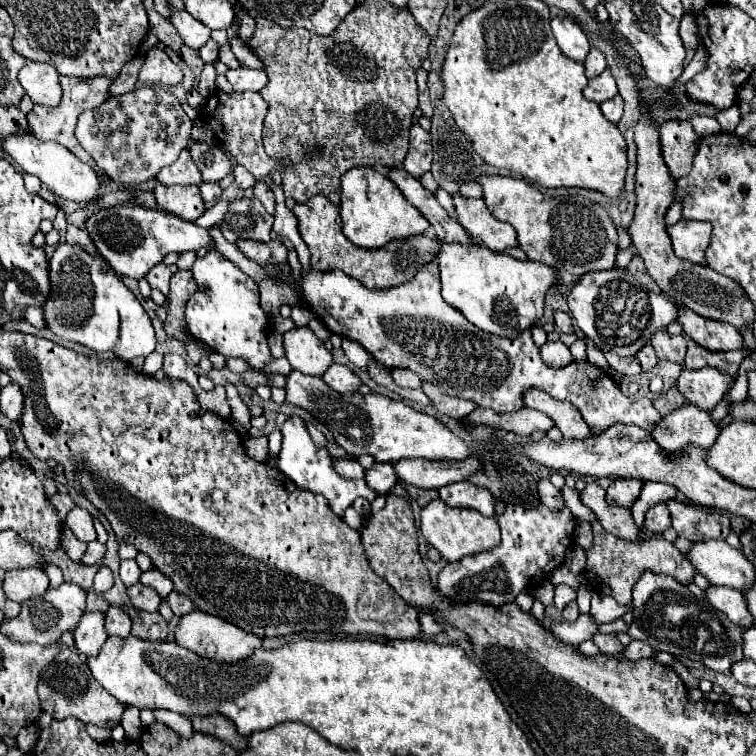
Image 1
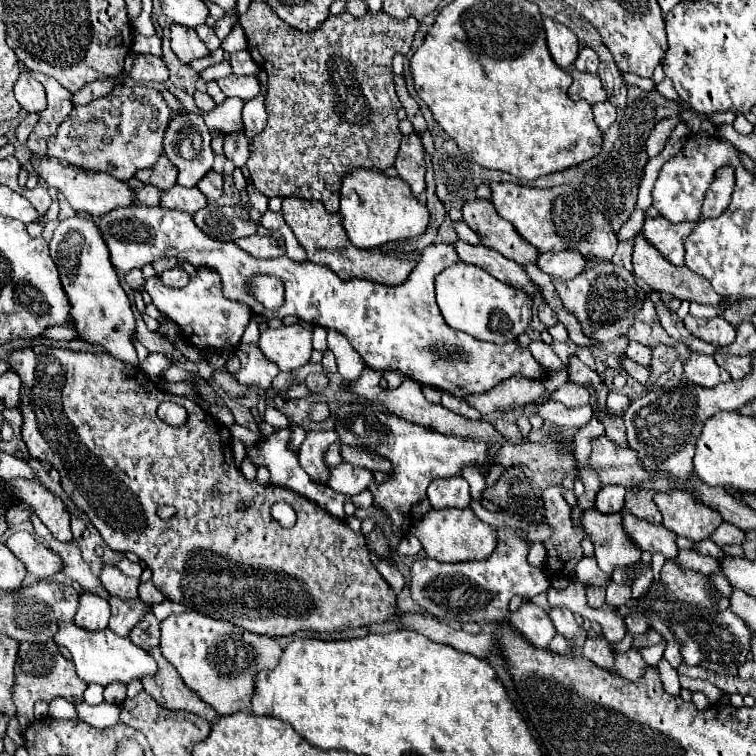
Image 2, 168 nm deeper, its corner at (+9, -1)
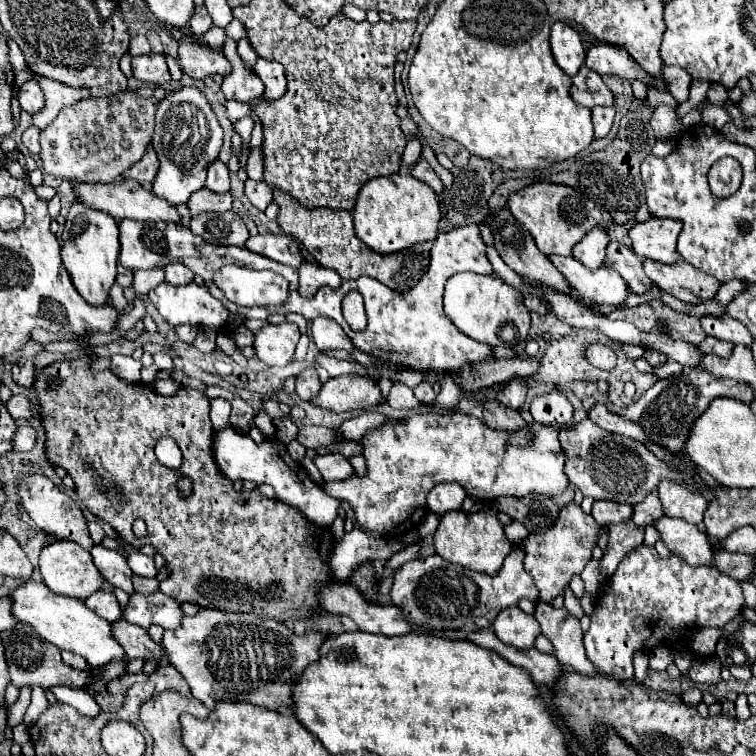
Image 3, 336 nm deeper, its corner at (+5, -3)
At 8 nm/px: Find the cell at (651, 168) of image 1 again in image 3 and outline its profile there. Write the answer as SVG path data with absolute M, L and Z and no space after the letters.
M684 259L672 265L644 261L644 271L662 291L674 295L676 299L688 305L710 301L720 289L720 281L716 277L710 277L708 273L694 269Z

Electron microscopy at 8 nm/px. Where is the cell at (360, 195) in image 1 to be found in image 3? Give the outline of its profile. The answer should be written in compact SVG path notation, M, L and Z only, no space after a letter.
M396 173L388 177L374 177L358 193L352 213L356 235L376 253L396 253L416 243L434 241L438 237L438 195L412 175Z

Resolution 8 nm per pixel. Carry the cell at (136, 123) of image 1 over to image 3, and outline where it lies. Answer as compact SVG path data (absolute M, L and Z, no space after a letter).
M124 91L118 95L110 95L104 99L90 97L86 101L78 101L78 105L70 105L58 113L58 117L48 125L48 129L40 131L40 145L42 145L42 169L44 173L68 181L82 181L82 183L112 183L116 181L126 169L140 161L150 139L154 133L154 113L156 105L152 99L140 97L134 91Z

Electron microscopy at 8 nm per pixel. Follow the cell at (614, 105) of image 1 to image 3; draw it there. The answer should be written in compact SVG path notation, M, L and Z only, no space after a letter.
M594 107L592 109L592 125L594 137L606 137L614 121L614 107Z

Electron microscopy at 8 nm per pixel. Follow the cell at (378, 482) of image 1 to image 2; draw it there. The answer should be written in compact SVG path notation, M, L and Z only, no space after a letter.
M340 463L336 467L330 467L328 485L344 495L362 493L364 489L368 489L370 483L374 483L374 475L368 469L354 467L350 463Z

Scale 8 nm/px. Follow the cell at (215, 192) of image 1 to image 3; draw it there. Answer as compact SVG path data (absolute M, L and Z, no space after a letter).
M220 159L210 163L206 187L210 191L214 191L214 193L226 193L226 191L230 191L230 173L228 173L228 167Z

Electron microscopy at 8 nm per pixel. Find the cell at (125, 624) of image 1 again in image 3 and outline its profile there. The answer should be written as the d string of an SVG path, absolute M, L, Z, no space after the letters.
M154 591L152 595L140 595L134 593L128 601L128 607L122 615L126 621L140 625L148 629L150 625L160 625L164 629L176 629L182 621L184 613L180 609L180 603L166 597L164 593Z

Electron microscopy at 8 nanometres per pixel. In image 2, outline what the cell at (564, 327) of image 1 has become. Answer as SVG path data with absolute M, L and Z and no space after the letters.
M547 303L541 304L537 309L537 315L540 321L546 325L546 327L554 327L558 321L556 321L556 317L552 315L554 311L550 309L549 305Z

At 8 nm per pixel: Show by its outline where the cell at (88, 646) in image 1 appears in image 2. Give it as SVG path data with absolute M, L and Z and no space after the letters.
M80 595L80 607L74 617L78 627L86 631L102 631L108 627L110 607L108 601L98 595Z

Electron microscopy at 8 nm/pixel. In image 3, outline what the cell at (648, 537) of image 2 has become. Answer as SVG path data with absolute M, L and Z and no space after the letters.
M662 517L654 523L654 527L660 531L660 537L668 549L690 567L714 567L714 547L710 545L708 535L702 533L696 525L690 525L682 519Z

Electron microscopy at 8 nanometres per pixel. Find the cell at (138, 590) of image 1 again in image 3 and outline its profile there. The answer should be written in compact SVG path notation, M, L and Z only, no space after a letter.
M104 545L92 547L92 559L98 571L106 581L110 581L114 587L124 589L128 595L134 593L132 587L132 569L126 565L126 557L122 557L118 551L106 549Z

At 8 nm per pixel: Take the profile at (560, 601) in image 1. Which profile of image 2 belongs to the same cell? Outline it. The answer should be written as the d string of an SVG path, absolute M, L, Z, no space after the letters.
M572 583L566 589L548 589L548 603L550 607L568 607L572 609L572 613L578 613L590 621L594 621L596 609L592 609L586 603L586 595L584 595L584 587L582 583Z

